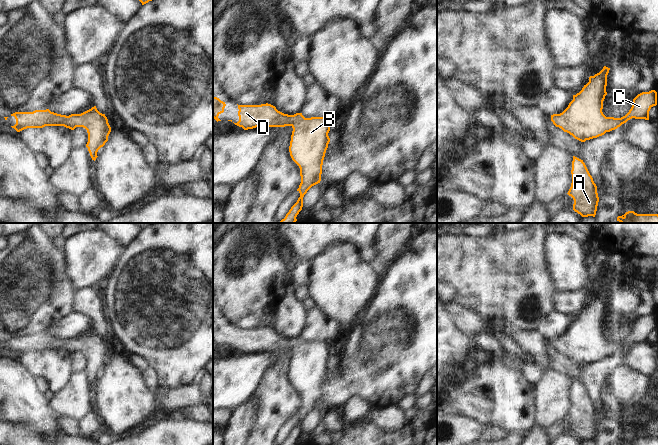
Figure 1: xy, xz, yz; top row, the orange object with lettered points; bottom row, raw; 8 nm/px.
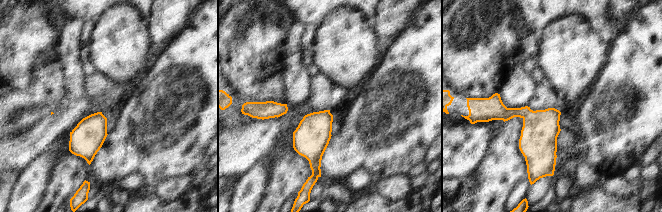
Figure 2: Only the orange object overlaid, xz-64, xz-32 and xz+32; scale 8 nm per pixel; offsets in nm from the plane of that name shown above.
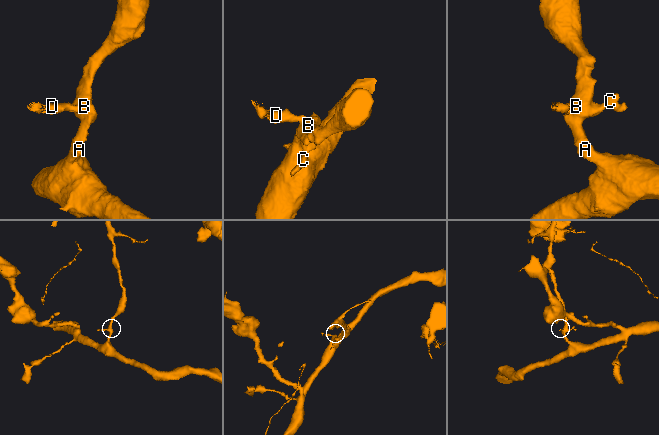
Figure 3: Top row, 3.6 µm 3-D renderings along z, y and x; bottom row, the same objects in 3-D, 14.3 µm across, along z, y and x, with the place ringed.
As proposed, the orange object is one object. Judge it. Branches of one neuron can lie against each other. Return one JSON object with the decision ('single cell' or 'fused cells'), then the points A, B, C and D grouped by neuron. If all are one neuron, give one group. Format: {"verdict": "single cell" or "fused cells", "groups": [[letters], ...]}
{"verdict": "single cell", "groups": [["A", "B", "C", "D"]]}

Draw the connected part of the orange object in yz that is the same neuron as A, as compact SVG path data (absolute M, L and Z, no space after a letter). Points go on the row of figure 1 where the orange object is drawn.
M573 156L571 174L572 183L567 194L574 200L573 210L582 217L595 217L599 202L597 186L583 160Z

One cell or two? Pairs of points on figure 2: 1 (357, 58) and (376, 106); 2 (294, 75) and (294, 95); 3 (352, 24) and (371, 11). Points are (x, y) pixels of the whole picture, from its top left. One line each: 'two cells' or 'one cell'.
1: two cells
2: one cell
3: two cells

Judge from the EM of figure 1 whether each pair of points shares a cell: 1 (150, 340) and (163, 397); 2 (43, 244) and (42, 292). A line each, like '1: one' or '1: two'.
1: two
2: one

